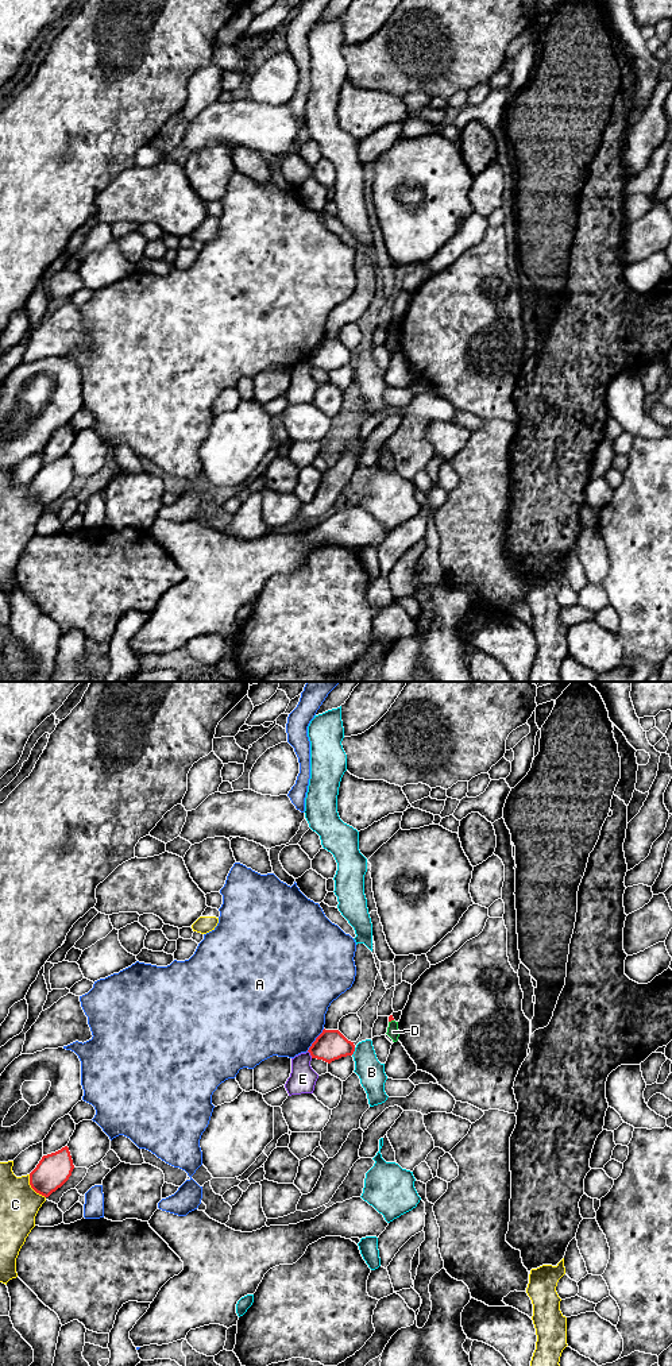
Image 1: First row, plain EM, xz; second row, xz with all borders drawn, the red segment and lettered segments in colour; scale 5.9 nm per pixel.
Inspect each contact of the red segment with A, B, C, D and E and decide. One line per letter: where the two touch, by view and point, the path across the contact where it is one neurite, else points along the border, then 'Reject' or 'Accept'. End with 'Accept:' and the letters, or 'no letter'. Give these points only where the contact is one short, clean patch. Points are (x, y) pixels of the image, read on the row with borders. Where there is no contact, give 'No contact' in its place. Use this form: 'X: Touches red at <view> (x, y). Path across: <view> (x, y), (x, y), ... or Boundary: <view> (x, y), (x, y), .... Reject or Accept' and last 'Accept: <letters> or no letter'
A: Touches red at xz (316, 1040). Reject
B: Touches red at xz (354, 1050). Boundary: xz (355, 1048), (351, 1054). Reject
C: Touches red at xz (33, 1188). Reject
D: Touches red at xz (390, 1021). Boundary: xz (393, 1019), (389, 1022). Reject
E: Touches red at xz (311, 1054). Reject
Accept: no letter

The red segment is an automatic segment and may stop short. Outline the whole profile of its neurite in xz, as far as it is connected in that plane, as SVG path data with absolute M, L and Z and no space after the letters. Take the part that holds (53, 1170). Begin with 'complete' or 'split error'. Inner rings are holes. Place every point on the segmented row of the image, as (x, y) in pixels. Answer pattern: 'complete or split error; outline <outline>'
complete; outline M69 1147L43 1155L36 1168L30 1173L31 1188L49 1197L61 1188L72 1176L74 1169Z

